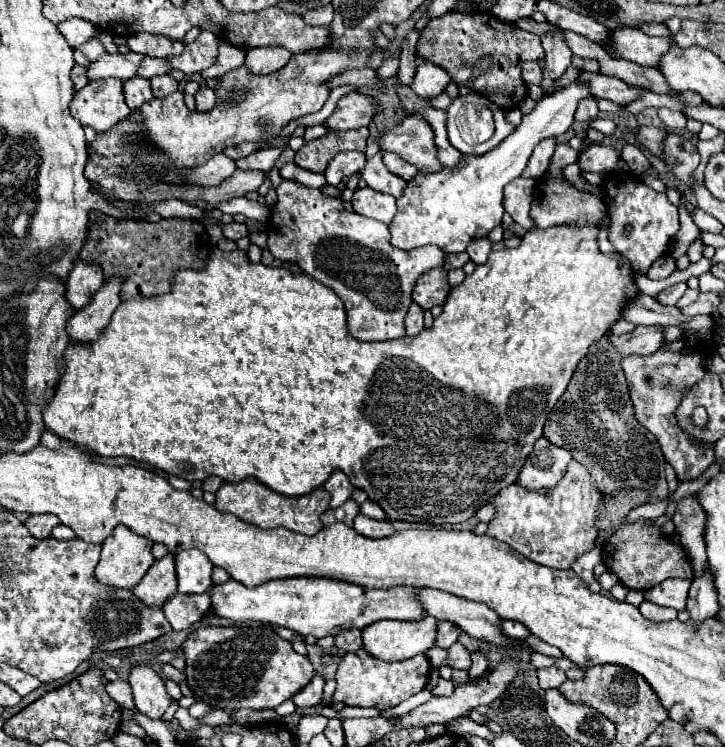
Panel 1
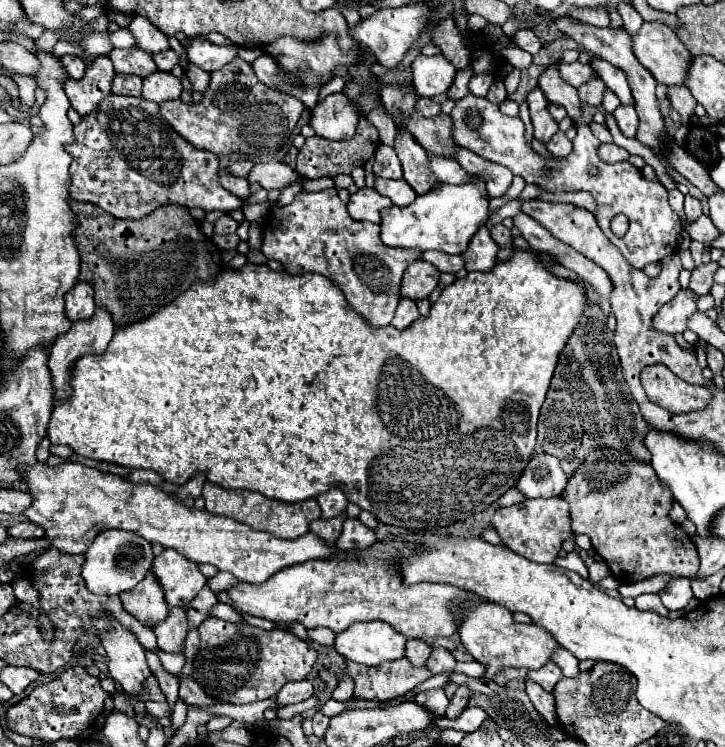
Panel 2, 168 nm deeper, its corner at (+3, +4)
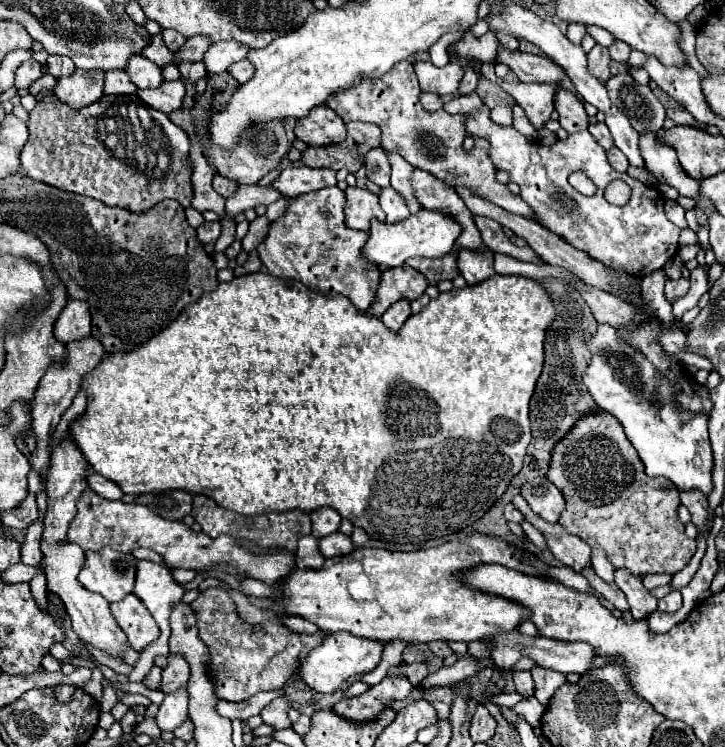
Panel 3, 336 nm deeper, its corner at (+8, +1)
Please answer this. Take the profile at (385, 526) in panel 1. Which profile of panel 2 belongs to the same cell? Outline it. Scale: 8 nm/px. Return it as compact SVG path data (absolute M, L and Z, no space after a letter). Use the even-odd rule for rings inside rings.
M347 518L343 524L343 532L337 540L337 546L341 550L351 550L351 548L369 548L377 542L375 530L367 530L367 526L363 526L359 522L359 518Z

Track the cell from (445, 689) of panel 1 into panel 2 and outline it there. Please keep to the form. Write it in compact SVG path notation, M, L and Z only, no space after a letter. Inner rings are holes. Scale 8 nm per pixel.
M435 688L435 690L425 690L425 692L419 692L415 696L415 702L419 702L421 706L429 708L433 714L437 716L443 716L445 714L445 708L449 704L449 698L445 696L445 690L443 688Z

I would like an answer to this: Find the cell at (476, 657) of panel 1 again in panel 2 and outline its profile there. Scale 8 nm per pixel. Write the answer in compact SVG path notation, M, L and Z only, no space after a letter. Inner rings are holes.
M461 684L459 688L457 688L457 692L455 692L455 696L451 698L451 702L449 702L449 706L447 706L447 718L457 718L465 708L467 708L467 700L469 700L469 694L471 694L471 690L465 686L465 684Z

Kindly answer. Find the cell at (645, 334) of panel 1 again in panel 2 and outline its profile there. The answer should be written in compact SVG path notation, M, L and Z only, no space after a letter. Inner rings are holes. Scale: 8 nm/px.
M683 288L671 302L667 302L653 318L653 326L659 332L665 334L677 334L677 332L685 332L685 324L689 320L689 316L697 310L693 292L689 288Z

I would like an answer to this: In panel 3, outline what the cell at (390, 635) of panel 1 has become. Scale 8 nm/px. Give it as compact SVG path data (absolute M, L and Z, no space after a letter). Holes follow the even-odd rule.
M330 633L324 637L322 645L318 645L316 649L312 649L304 661L300 661L296 665L296 673L300 675L300 679L314 691L318 693L334 693L340 689L340 685L354 677L354 675L362 675L368 673L372 669L376 669L376 665L380 663L384 645L380 641L370 641L370 639L362 639L350 633Z

